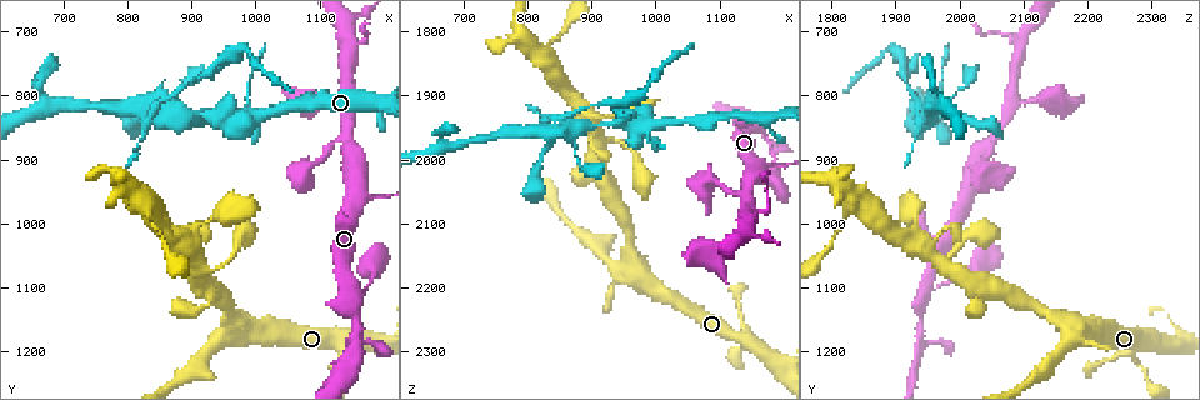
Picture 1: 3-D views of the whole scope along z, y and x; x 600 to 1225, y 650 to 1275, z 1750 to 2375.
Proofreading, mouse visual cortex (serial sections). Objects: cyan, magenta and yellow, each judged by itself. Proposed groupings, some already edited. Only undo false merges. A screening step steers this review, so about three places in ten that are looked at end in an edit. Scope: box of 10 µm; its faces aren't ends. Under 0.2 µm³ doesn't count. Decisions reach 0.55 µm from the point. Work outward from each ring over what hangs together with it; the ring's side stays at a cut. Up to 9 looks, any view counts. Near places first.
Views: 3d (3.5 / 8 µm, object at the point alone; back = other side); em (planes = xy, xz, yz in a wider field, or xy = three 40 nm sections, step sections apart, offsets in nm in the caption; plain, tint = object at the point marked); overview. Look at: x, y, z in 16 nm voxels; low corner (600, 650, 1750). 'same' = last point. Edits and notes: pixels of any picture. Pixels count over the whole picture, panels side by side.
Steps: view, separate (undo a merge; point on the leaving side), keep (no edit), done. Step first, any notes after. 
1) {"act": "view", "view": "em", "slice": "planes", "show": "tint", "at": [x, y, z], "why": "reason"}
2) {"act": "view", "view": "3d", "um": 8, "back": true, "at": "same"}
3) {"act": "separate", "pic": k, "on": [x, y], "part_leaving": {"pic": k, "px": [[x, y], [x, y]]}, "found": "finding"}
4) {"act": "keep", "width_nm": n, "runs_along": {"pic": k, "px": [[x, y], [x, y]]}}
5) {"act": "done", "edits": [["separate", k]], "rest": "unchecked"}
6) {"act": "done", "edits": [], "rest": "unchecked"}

{"act": "view", "view": "3d", "um": 8, "at": [850, 825, 1955], "why": "thin neck"}

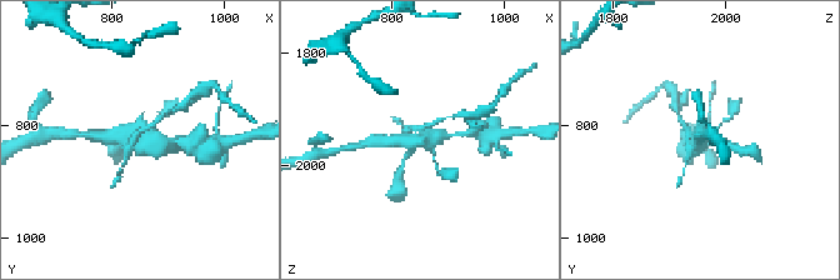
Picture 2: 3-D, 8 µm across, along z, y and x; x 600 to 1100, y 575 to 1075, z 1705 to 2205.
{"act": "view", "view": "em", "slice": "xy", "step": 3, "show": "tint", "at": "same", "why": "now the EM"}

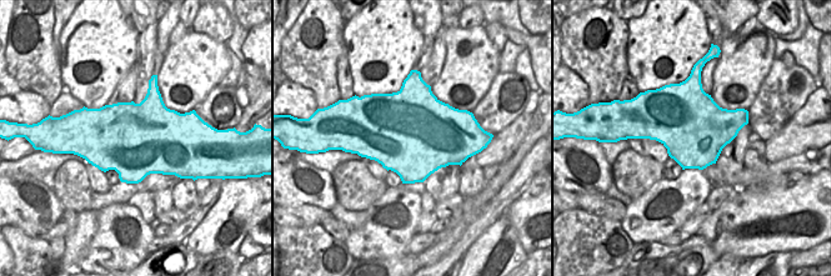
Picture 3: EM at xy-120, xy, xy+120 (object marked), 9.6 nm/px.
{"act": "separate", "pic": 2, "on": [429, 125], "part_leaving": {"pic": 2, "px": [[418, 130], [441, 119], [460, 114]]}, "found": "a second cell is stuck on"}

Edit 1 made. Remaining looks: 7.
{"act": "view", "view": "3d", "um": 3.5, "at": [1145, 1110, 1945], "why": "sudden change in width"}

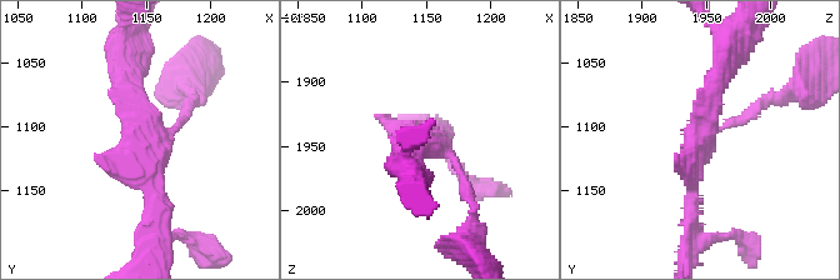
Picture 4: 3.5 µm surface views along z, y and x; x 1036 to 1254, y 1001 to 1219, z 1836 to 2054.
{"act": "view", "view": "em", "slice": "planes", "show": "tint", "at": [1144, 1108, 1944], "why": "shape alone is not enough"}

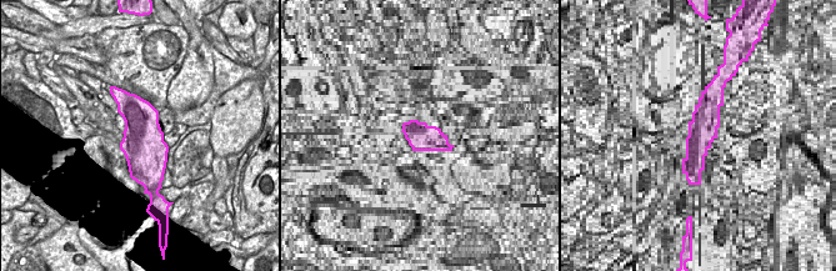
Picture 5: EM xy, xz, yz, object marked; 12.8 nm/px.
{"act": "keep", "width_nm": 550, "runs_along": {"pic": 4, "px": [[726, 64], [691, 163], [691, 216]]}, "found": "one cell here"}

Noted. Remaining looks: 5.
{"act": "view", "view": "3d", "um": 3.5, "at": [965, 1155, 2165], "why": "a fork"}

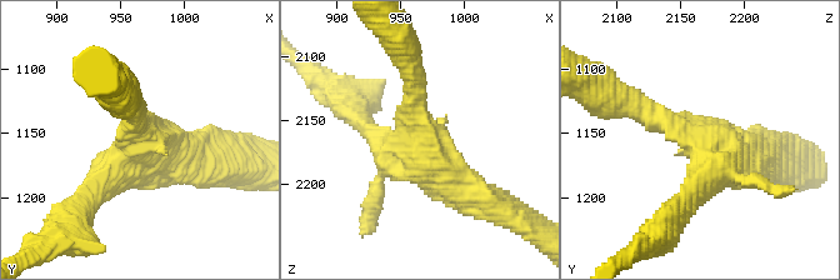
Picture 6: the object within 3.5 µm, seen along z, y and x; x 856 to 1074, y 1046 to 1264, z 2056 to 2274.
{"act": "view", "view": "em", "slice": "xy", "step": 1, "show": "tint", "at": [970, 1154, 2166]}

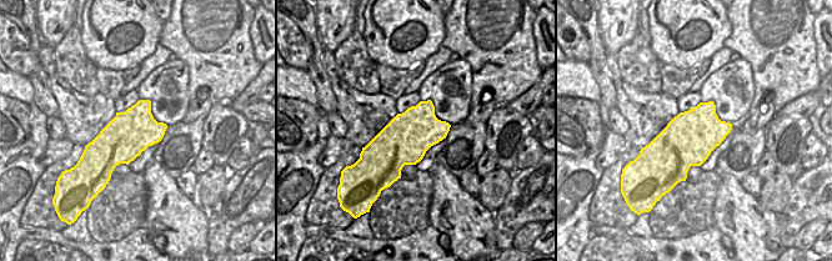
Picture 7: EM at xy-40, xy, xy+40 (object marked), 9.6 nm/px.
{"act": "keep", "found": "continuous, no second cell"}

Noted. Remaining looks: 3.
{"act": "view", "view": "3d", "um": 8, "at": [925, 990, 1935], "why": "a narrow waist"}

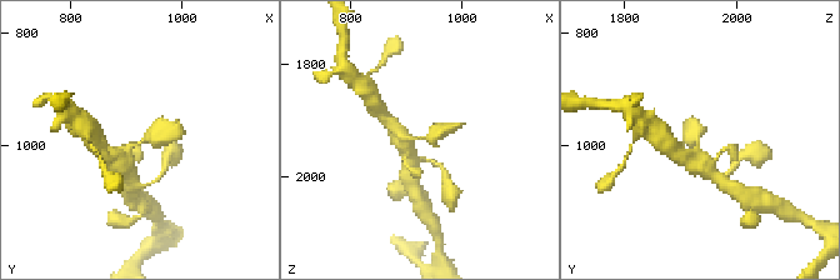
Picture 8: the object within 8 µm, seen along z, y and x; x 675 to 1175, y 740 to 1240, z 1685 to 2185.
{"act": "view", "view": "em", "slice": "xy", "step": 2, "show": "tint", "at": "same", "why": "now the EM"}

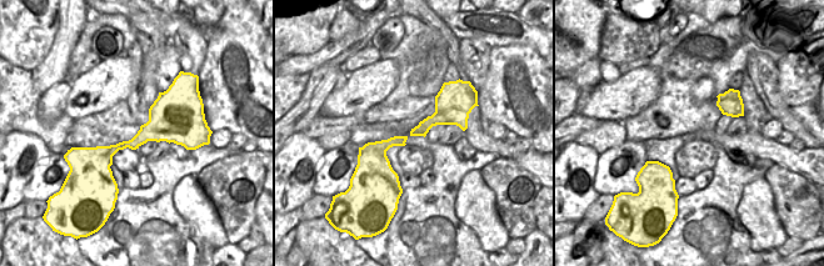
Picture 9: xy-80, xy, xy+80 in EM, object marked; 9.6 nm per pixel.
{"act": "keep", "runs_along": {"pic": 9, "px": [[464, 111], [364, 151]]}, "found": "continuous, no second cell"}

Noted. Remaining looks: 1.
{"act": "done", "edits": [["separate", 2]], "rest": "unchecked"}

